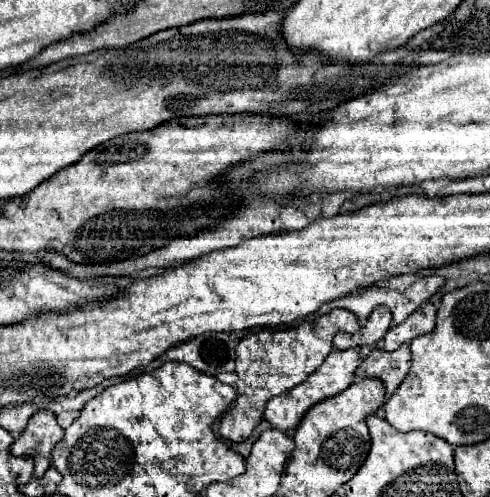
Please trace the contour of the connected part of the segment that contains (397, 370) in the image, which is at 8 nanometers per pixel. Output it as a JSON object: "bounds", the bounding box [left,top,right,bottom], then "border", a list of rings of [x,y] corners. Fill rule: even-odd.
{"bounds":[356,344,412,396],"border":[[[402,344],[398,350],[394,352],[386,352],[386,350],[372,350],[358,366],[356,376],[358,378],[380,378],[386,386],[386,394],[390,396],[400,382],[406,378],[408,370],[412,366],[410,360],[410,348],[408,344]]]}

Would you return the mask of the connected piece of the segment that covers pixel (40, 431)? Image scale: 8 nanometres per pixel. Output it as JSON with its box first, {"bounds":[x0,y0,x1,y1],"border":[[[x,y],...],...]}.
{"bounds":[10,410,64,478],"border":[[[38,410],[20,438],[12,444],[10,452],[14,456],[32,456],[34,458],[34,476],[40,478],[50,466],[52,450],[62,440],[64,430],[56,424],[56,416],[50,410]]]}

